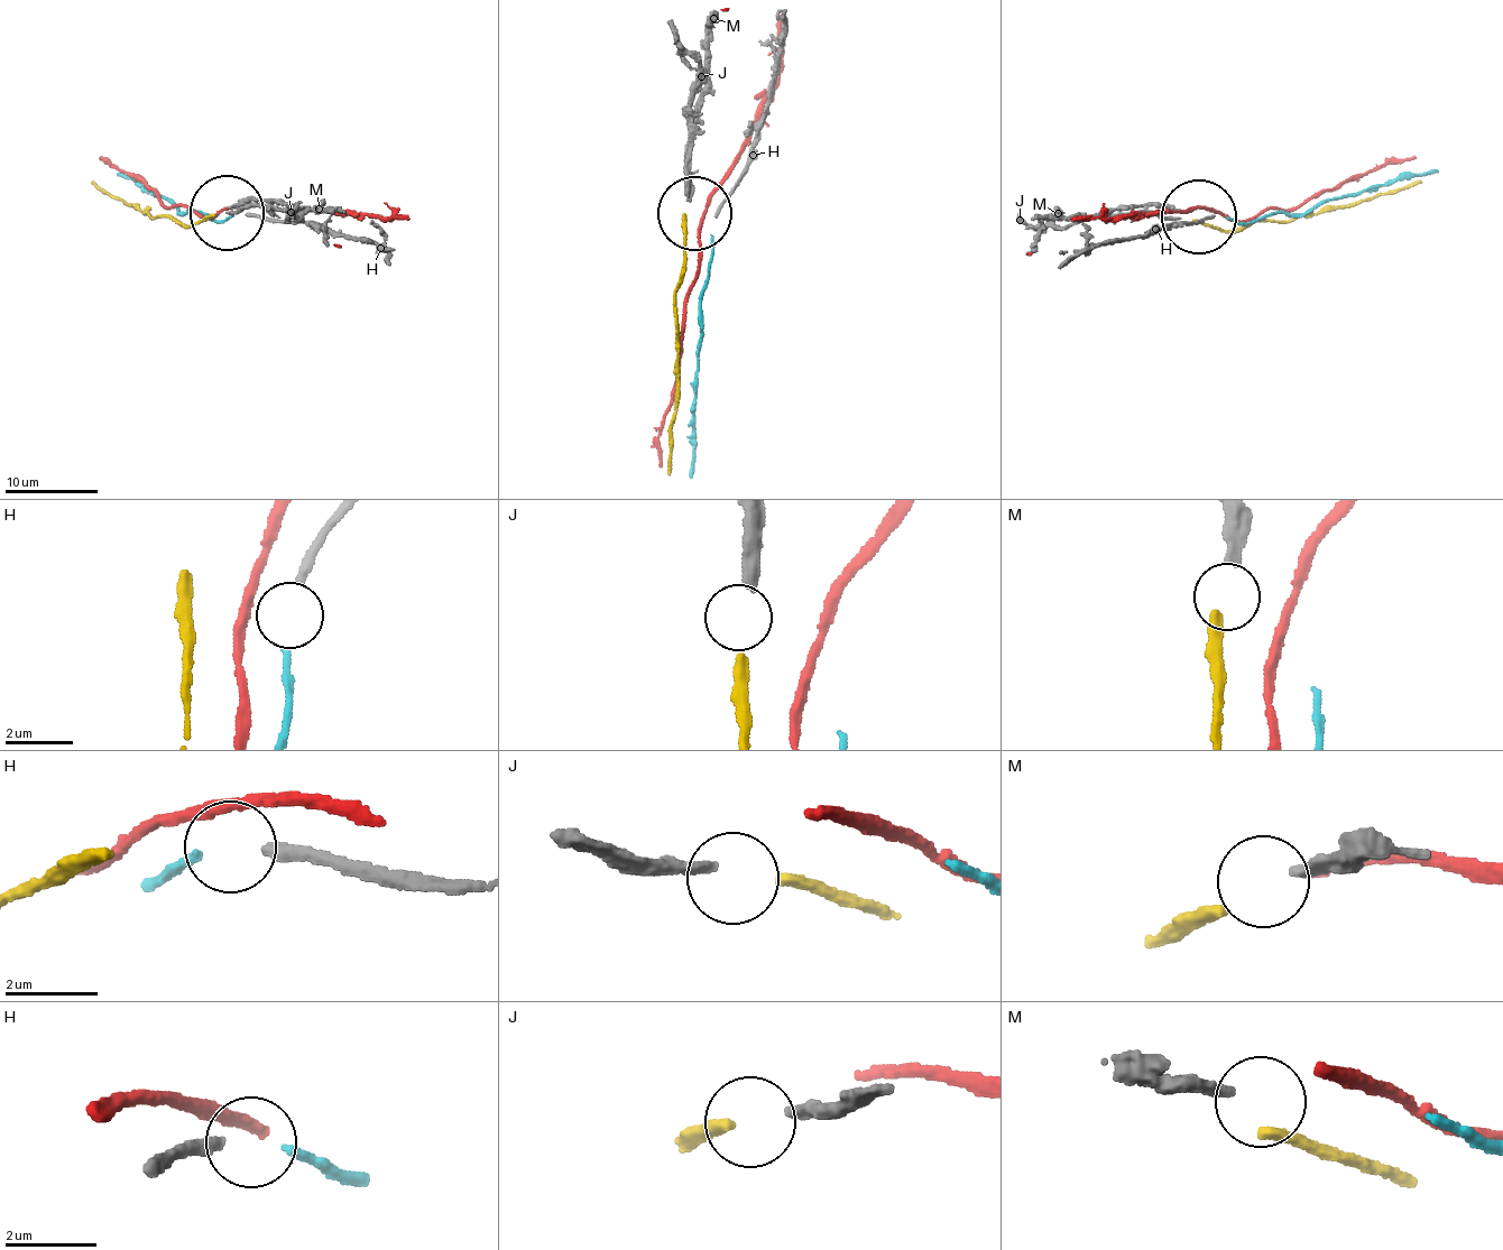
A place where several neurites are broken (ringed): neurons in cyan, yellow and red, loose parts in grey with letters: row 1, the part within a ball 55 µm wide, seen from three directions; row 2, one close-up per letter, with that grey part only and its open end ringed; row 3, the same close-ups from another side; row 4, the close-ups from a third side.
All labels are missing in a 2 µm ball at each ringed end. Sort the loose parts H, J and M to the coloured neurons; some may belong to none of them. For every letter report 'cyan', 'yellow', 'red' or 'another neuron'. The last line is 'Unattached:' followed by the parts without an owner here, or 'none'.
H: cyan
J: yellow
M: another neuron
Unattached: M

